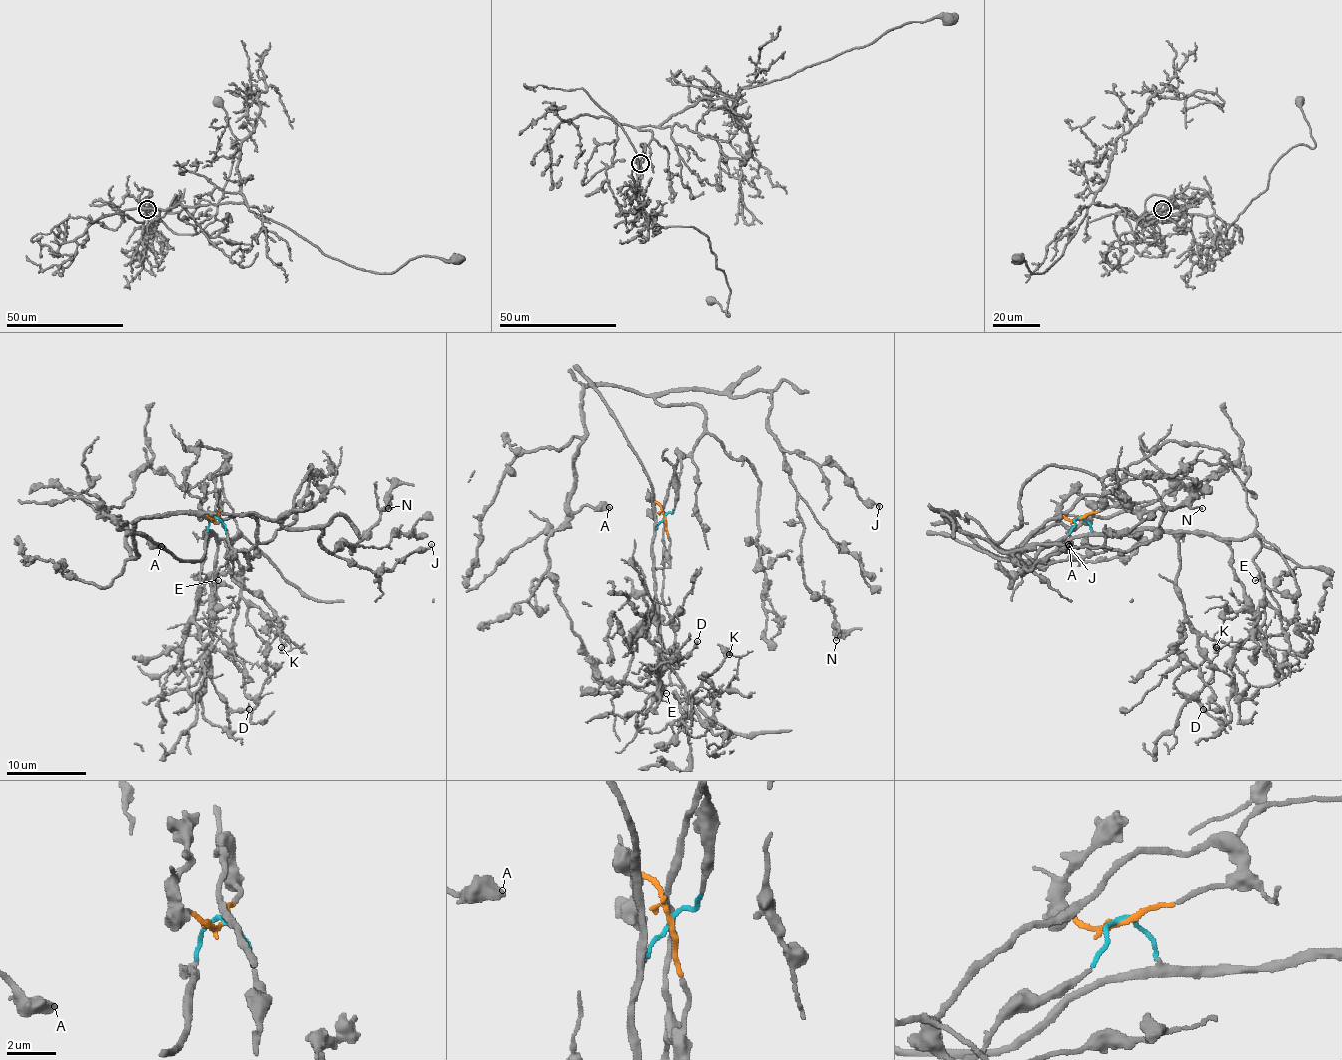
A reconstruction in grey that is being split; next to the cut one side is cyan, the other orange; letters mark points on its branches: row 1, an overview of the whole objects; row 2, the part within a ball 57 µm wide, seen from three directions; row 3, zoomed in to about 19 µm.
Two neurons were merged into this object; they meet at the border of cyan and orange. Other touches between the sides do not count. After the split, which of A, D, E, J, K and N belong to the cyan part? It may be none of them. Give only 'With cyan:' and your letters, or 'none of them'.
With cyan: D, E, K

